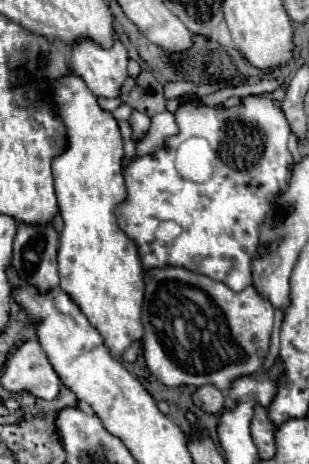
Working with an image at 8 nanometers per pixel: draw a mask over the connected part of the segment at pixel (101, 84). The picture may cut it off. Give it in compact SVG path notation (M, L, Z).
M88 37L76 39L72 45L72 71L100 97L120 97L120 87L128 77L126 61L128 51L118 37L110 49L100 47Z

